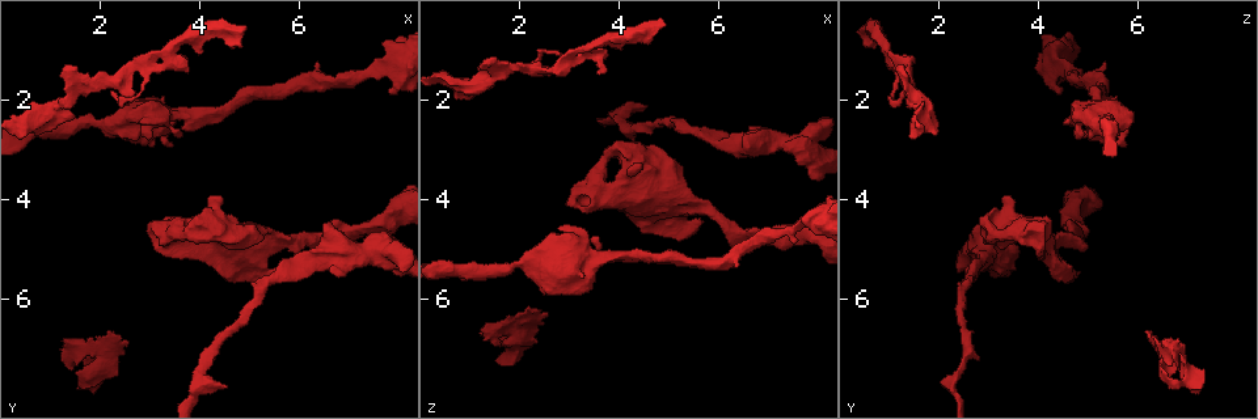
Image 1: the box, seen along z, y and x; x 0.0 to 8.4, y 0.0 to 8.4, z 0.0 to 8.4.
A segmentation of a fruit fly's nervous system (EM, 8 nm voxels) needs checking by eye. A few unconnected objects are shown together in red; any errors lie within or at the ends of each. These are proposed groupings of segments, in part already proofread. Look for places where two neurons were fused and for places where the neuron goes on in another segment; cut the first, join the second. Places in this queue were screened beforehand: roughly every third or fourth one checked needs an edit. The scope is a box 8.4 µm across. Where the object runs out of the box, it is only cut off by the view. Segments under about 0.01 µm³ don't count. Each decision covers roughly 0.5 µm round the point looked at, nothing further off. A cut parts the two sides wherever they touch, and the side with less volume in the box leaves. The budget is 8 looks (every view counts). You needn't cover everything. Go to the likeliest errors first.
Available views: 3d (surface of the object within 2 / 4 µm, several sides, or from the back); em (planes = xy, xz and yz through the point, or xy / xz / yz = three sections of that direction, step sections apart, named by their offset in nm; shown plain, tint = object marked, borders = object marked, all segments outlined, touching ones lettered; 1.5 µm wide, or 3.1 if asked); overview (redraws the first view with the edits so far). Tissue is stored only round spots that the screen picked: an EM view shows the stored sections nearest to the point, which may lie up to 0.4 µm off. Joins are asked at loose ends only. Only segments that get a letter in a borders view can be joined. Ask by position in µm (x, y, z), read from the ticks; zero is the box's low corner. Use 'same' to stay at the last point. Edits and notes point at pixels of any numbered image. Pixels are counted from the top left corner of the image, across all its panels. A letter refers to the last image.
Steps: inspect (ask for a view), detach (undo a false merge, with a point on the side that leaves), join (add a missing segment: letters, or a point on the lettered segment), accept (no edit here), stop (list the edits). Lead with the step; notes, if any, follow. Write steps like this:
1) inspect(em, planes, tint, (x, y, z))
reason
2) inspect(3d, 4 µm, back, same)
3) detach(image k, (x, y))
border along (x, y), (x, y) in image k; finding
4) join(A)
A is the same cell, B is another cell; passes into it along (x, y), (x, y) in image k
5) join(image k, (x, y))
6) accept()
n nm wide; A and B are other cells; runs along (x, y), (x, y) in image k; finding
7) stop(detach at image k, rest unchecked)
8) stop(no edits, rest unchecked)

inspect(em, planes, borders, (4.55, 7.75, 2.10))
an open end

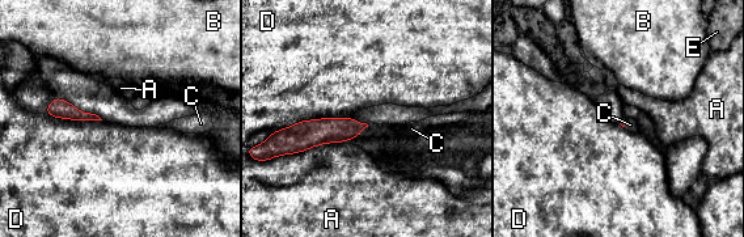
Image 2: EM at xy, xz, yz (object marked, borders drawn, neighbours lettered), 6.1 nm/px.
join(C)
D touches over 480 nm; C is the same cell, A, B, D and E are other cells; passes into it along (328, 130), (363, 128), (373, 130) in image 2; it goes on there

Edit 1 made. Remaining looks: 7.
inspect(3d, 2 µm, (3.05, 2.45, 4.55))
thick end

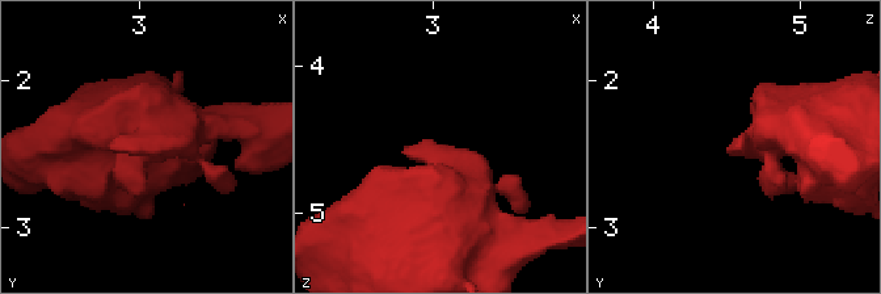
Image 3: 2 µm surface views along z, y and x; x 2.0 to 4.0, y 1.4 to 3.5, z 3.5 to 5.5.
inspect(em, xy, step 4, tint, (2.98, 2.48, 4.54))
shape alone is not enough

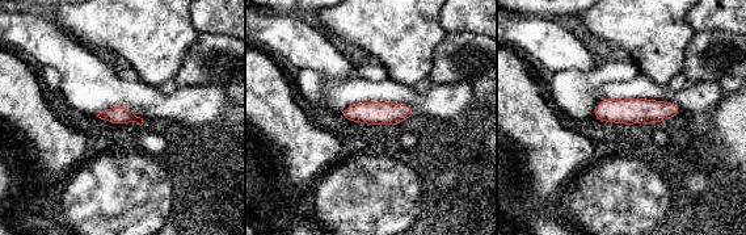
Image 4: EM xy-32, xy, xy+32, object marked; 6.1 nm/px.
inspect(em, yz, step 4, borders, same)
cut it another way

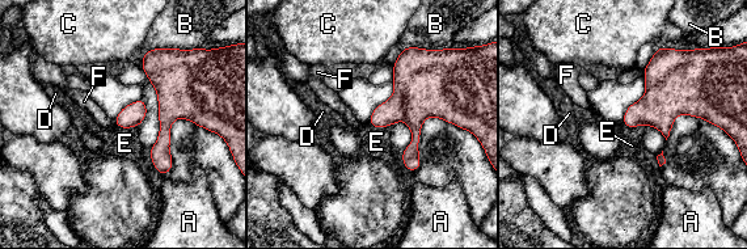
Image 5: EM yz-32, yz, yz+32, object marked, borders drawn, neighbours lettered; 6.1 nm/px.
accept()
A, B, C, D, E and F are other cells; border along (114, 123), (121, 127), (136, 127) in image 5; no lettered segment goes on from it

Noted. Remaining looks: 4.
inspect(3d, 2 µm, (1.45, 2.00, 1.50))
arms part here

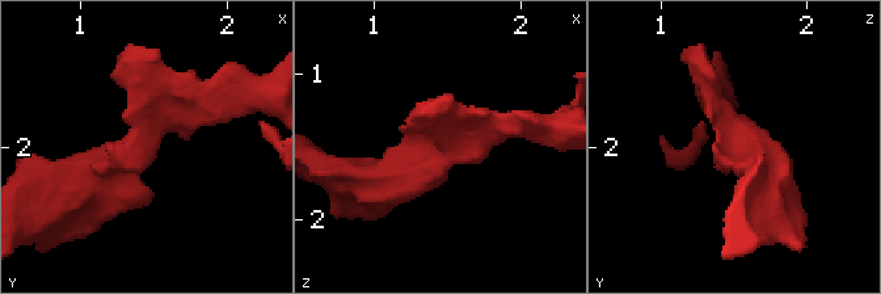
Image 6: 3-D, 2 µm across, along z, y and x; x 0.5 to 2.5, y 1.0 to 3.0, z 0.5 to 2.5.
inspect(em, xz, step 8, tint, (1.46, 1.94, 1.52))

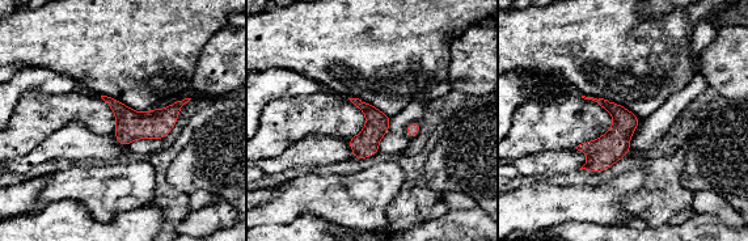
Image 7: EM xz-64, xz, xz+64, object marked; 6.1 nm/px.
inspect(em, planes, borders, same)
cut it another way

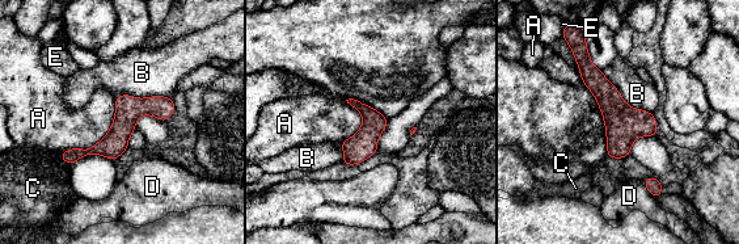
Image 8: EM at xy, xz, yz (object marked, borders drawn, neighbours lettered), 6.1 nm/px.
accept()
160 nm wide; A, B, C, D and E are other cells; border along (115, 99), (97, 142), (60, 152) in image 8; all the same neuron

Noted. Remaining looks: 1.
stop(join at image 2, rest unchecked)

